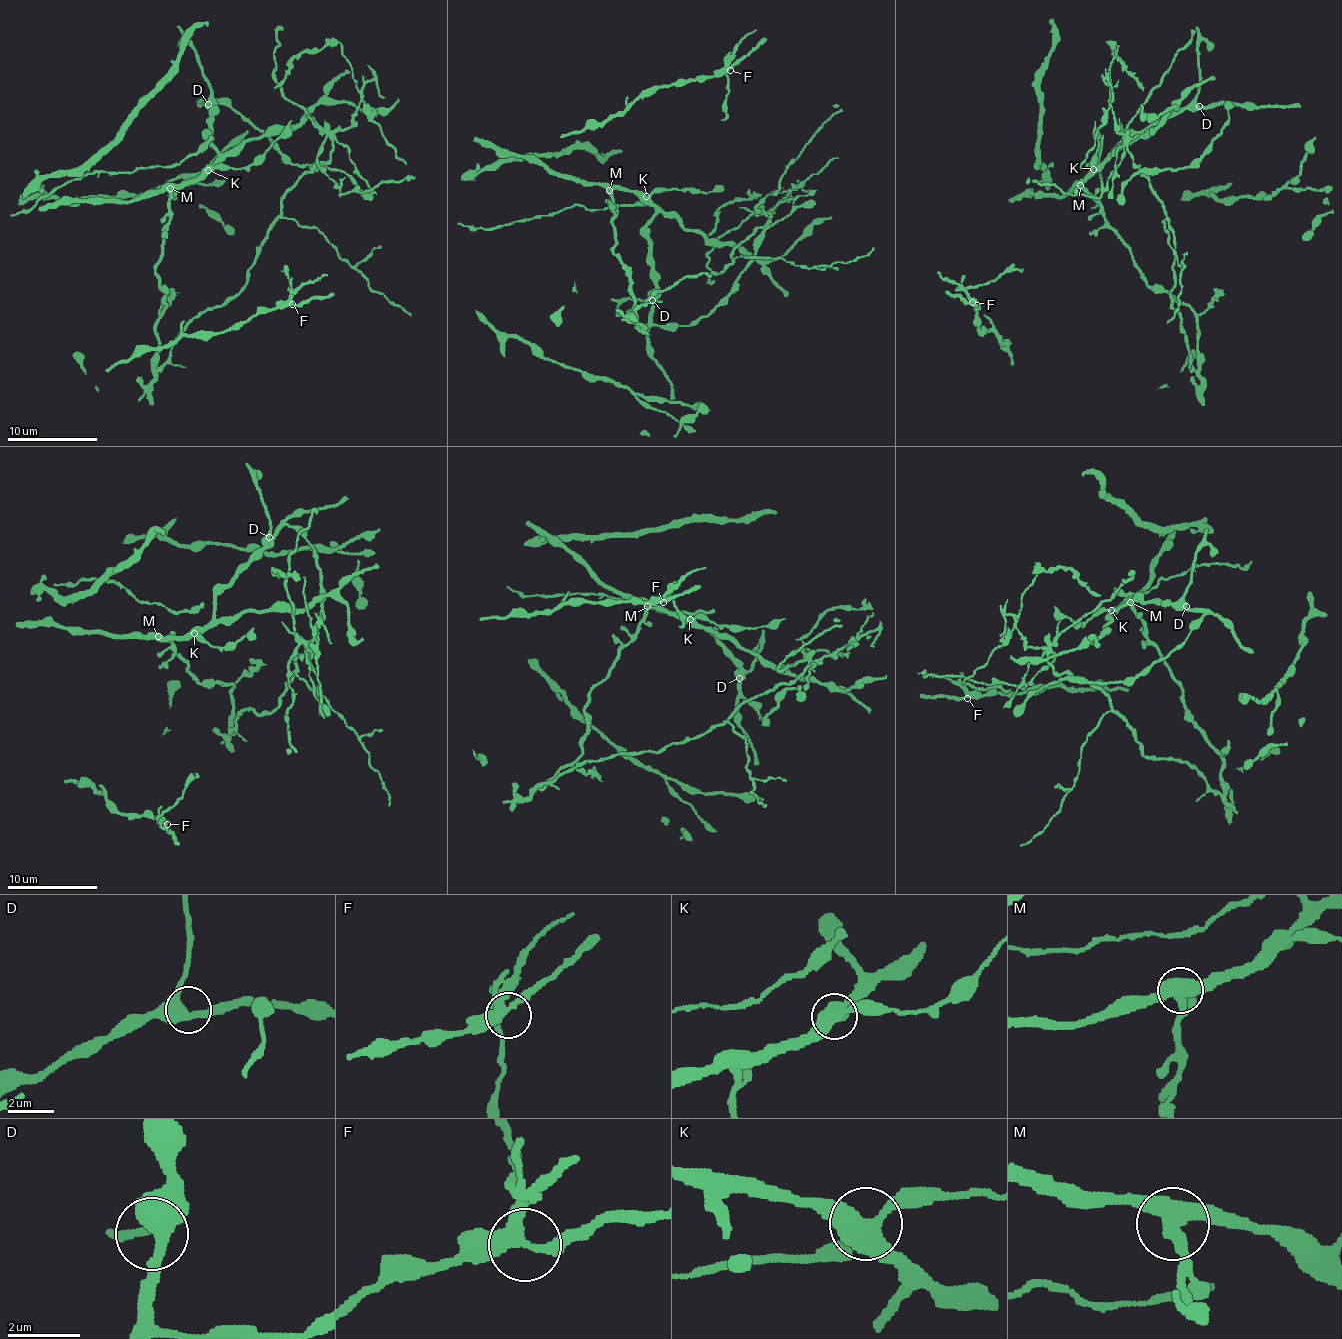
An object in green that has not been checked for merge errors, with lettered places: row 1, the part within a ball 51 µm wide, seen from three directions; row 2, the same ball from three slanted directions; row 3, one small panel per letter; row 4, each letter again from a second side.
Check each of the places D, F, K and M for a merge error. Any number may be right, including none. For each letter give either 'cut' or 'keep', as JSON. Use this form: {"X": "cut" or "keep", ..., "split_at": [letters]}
{"D": "keep", "F": "keep", "K": "keep", "M": "cut", "split_at": ["M"]}

